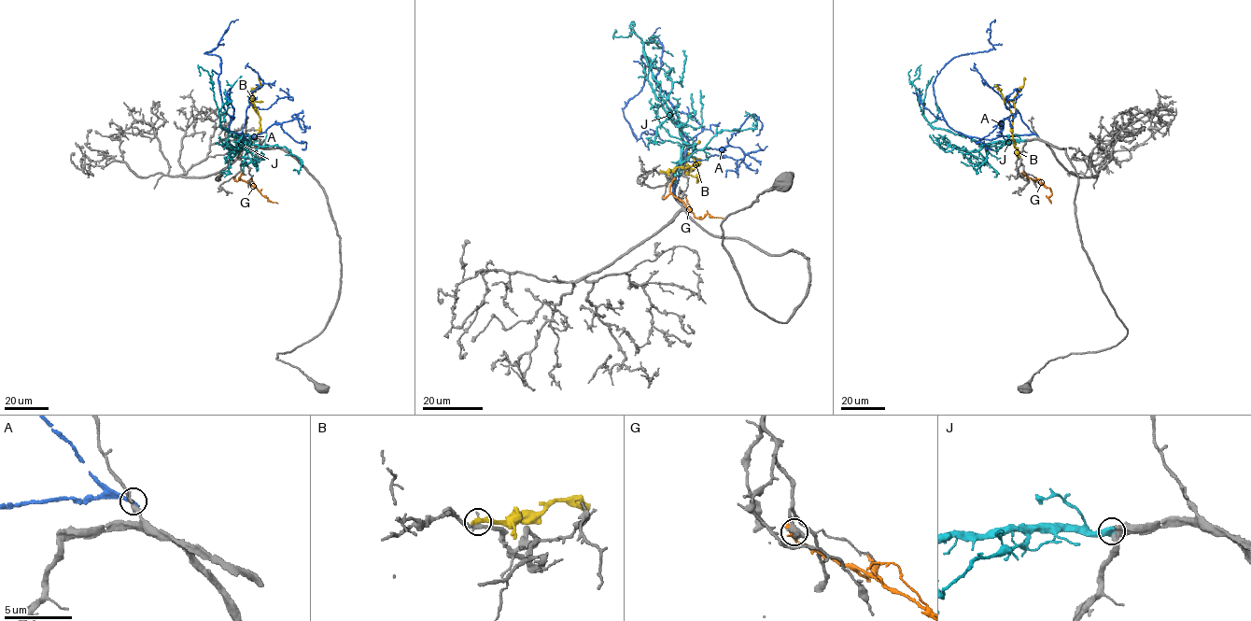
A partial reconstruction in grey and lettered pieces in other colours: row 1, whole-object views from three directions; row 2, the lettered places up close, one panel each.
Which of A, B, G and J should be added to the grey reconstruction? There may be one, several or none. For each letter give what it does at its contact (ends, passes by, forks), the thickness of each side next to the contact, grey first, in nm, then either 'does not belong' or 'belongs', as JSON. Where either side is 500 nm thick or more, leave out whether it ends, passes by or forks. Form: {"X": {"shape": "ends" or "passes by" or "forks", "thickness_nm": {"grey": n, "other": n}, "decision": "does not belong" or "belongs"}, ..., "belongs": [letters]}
{"A": {"shape": "ends", "thickness_nm": {"grey": 300, "other": 360}, "decision": "does not belong"}, "B": {"shape": "ends", "thickness_nm": {"grey": 240, "other": 340}, "decision": "does not belong"}, "G": {"shape": "ends", "thickness_nm": {"grey": 360, "other": 440}, "decision": "does not belong"}, "J": {"thickness_nm": {"grey": 480, "other": 600}, "decision": "belongs"}, "belongs": ["J"]}

